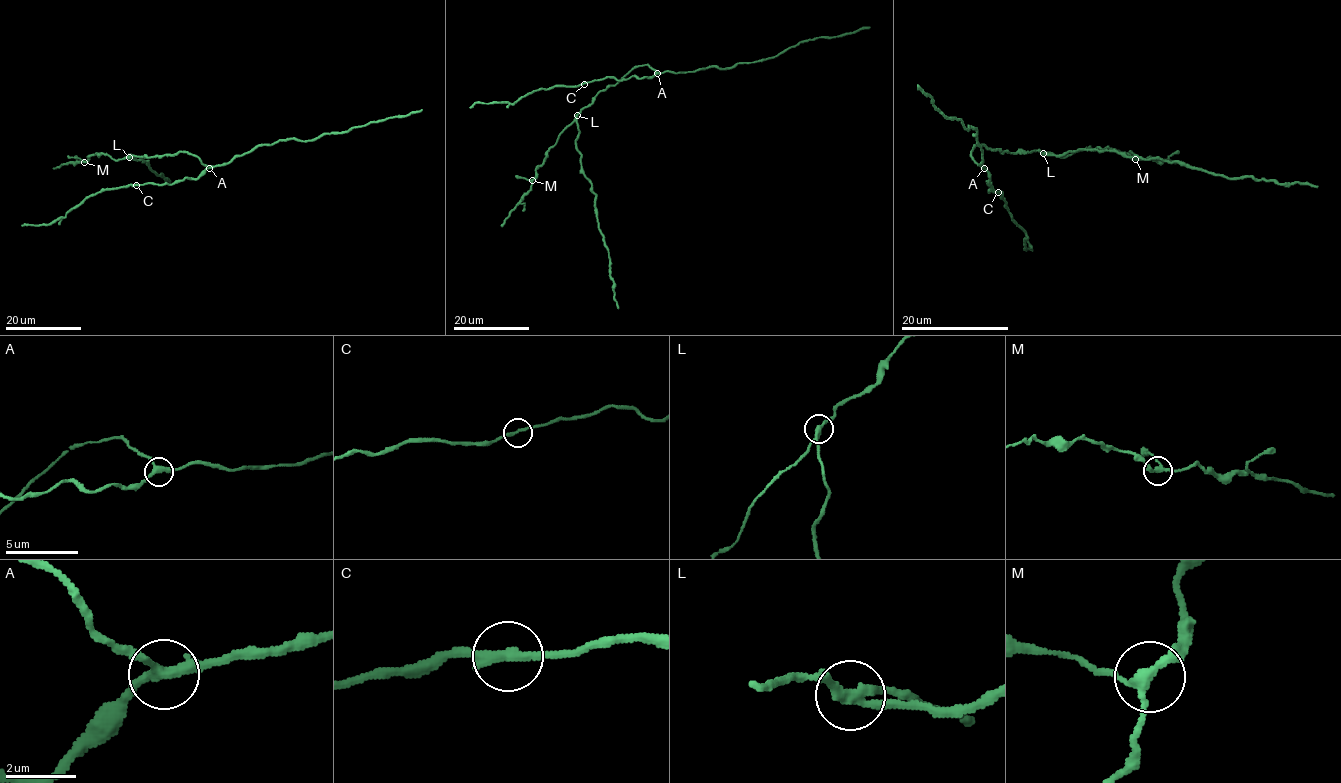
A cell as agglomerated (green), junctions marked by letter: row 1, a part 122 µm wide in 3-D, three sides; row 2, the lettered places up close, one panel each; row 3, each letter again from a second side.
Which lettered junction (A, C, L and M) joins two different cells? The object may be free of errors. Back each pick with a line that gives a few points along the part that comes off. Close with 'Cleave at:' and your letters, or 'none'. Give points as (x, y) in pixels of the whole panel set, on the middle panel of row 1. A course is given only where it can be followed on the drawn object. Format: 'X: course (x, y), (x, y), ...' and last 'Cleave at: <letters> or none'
L: course (577, 115), (576, 149), (581, 155), (582, 172), (596, 195), (596, 217), (610, 260), (610, 278), (618, 308)
Cleave at: L

